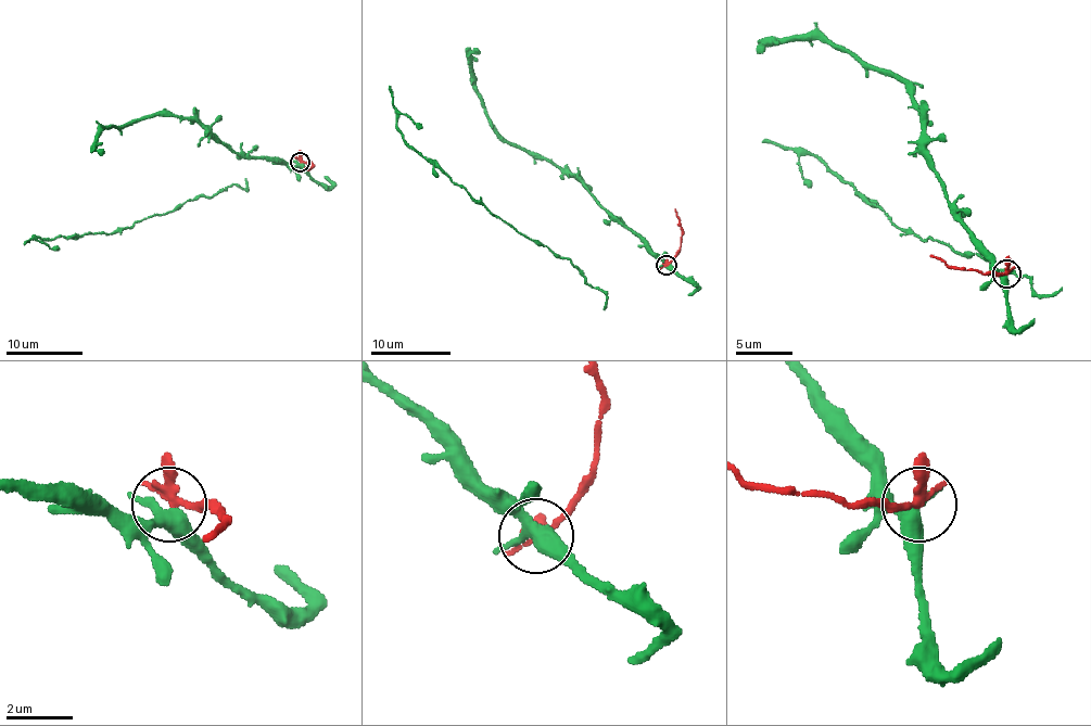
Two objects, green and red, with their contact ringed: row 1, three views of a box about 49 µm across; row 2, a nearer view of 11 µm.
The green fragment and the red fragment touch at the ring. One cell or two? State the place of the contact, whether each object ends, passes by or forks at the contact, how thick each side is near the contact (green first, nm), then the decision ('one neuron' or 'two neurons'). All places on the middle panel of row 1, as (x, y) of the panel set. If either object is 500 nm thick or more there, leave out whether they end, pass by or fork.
(665, 265) | green forks | red passes by | 360/220 nm | two neurons

